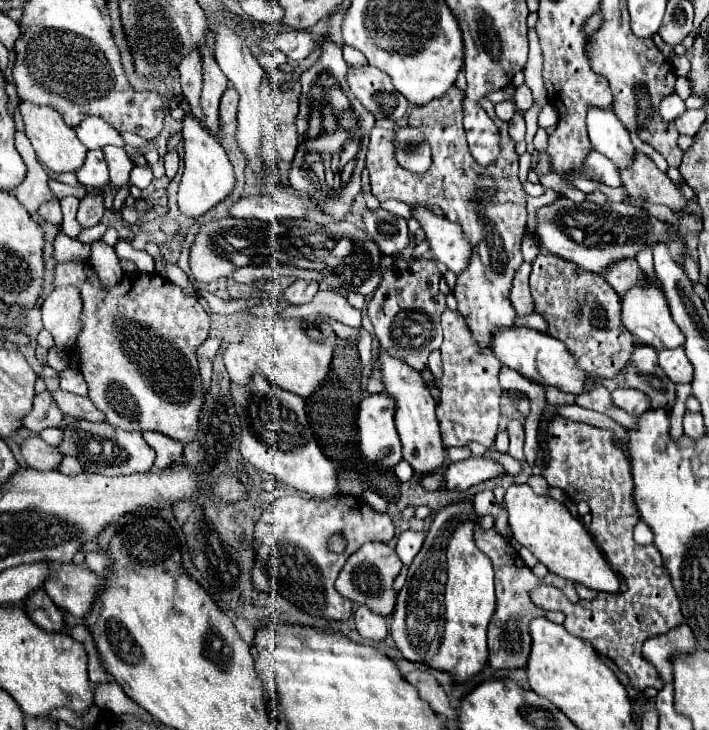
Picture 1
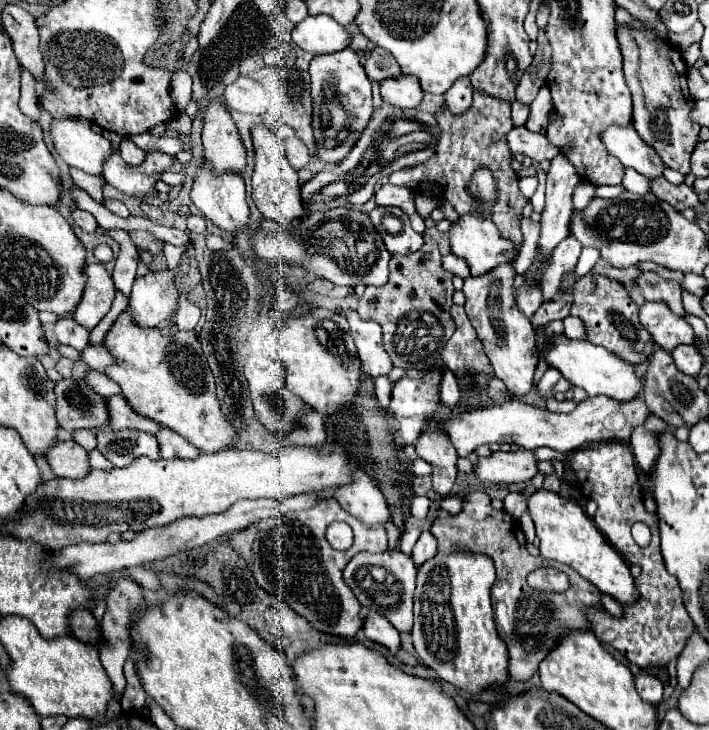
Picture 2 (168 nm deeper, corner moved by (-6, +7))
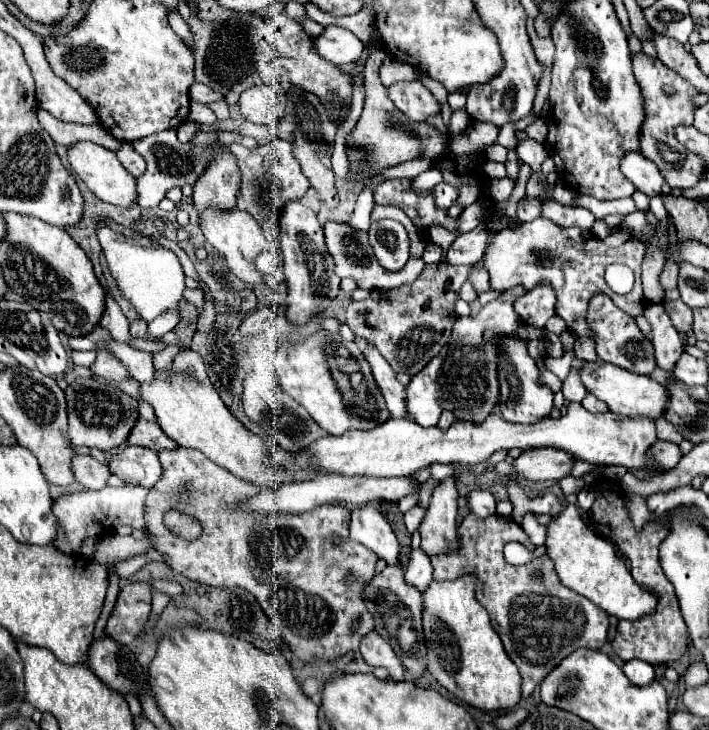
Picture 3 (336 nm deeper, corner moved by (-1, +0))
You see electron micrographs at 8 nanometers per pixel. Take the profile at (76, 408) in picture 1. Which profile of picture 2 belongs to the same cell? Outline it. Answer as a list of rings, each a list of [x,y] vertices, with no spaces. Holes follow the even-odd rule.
[[[113,395],[107,399],[107,405],[111,405],[111,429],[121,431],[121,429],[137,429],[137,431],[145,431],[155,435],[161,425],[151,421],[149,417],[139,415],[129,401],[123,395]]]

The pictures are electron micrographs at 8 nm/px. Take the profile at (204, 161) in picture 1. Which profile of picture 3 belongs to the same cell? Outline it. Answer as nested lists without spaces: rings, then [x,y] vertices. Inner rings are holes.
[[[208,208],[206,212],[200,214],[200,228],[202,228],[202,234],[206,236],[206,240],[218,250],[224,254],[226,262],[228,262],[228,268],[244,282],[248,284],[260,284],[260,282],[266,282],[264,276],[260,276],[252,264],[254,256],[268,248],[268,242],[258,226],[258,222],[246,212],[246,210],[240,210],[240,208],[232,208],[230,212],[222,212],[218,208]]]

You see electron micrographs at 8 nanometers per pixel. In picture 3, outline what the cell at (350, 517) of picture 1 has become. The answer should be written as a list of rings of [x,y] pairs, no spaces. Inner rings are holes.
[[[176,448],[176,450],[160,450],[158,452],[160,464],[162,464],[162,476],[158,484],[150,490],[146,500],[146,520],[148,520],[148,534],[156,540],[156,550],[164,554],[164,562],[174,568],[178,574],[210,584],[210,586],[236,586],[244,588],[250,594],[256,596],[266,616],[278,626],[282,640],[294,650],[294,654],[308,662],[310,658],[322,658],[322,660],[334,660],[338,656],[344,656],[350,650],[358,650],[360,640],[364,634],[374,630],[372,614],[366,610],[362,598],[360,598],[360,586],[348,588],[344,578],[348,570],[356,574],[356,578],[370,578],[374,576],[374,568],[378,562],[378,556],[370,552],[366,546],[356,544],[348,538],[348,522],[350,522],[350,508],[340,504],[326,504],[322,508],[316,508],[312,512],[306,512],[302,516],[292,514],[272,514],[272,516],[256,516],[256,514],[238,514],[232,512],[234,502],[246,500],[254,496],[256,488],[234,474],[226,472],[224,468],[210,462],[202,452],[188,450],[188,448]],[[182,482],[192,482],[194,488],[194,502],[180,504],[178,512],[188,514],[202,526],[202,536],[196,540],[184,540],[170,532],[170,528],[164,524],[164,514],[170,510],[176,510],[174,502],[170,500],[172,492],[180,488]],[[338,534],[342,538],[340,546],[332,546],[332,536]]]

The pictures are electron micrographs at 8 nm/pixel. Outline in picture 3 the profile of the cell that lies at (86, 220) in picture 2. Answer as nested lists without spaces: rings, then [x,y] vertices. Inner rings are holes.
[[[106,226],[96,228],[96,236],[100,240],[100,246],[104,248],[108,266],[112,276],[116,278],[122,294],[132,302],[136,312],[150,322],[164,310],[178,310],[178,302],[184,292],[184,272],[174,252],[160,248],[152,244],[146,238],[128,238],[122,236]]]

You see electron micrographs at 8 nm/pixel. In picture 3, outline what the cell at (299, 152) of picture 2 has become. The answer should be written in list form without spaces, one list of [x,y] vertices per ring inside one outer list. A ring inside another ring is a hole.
[[[272,140],[266,146],[248,150],[240,142],[232,142],[230,150],[238,156],[240,170],[242,170],[242,190],[238,196],[238,208],[246,210],[250,216],[254,216],[258,222],[276,224],[278,212],[288,200],[298,200],[306,194],[310,188],[310,182],[302,174],[302,168],[290,148],[284,140]]]

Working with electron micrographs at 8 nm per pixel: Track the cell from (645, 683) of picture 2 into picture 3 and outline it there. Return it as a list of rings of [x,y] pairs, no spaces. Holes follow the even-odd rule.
[[[630,660],[624,664],[624,674],[626,678],[634,684],[634,686],[644,686],[654,682],[654,670],[650,664],[646,664],[644,660]]]

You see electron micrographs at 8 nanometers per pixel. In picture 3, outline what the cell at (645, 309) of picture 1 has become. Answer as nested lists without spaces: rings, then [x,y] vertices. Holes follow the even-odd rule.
[[[648,304],[644,310],[644,318],[652,326],[650,342],[656,350],[656,364],[662,370],[670,372],[684,352],[684,344],[680,340],[680,334],[660,304]]]

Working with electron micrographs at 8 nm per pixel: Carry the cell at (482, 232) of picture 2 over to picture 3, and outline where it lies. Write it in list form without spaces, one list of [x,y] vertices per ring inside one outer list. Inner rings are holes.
[[[536,218],[534,222],[524,222],[514,230],[504,228],[500,232],[492,232],[482,258],[482,266],[490,276],[492,290],[508,290],[518,284],[530,290],[542,282],[552,284],[558,298],[556,314],[564,318],[564,322],[568,324],[570,330],[574,330],[576,336],[590,336],[590,328],[586,326],[584,314],[586,314],[588,300],[596,292],[606,292],[610,298],[614,298],[616,306],[630,316],[642,314],[644,310],[642,280],[640,280],[642,260],[644,260],[644,244],[640,244],[638,240],[626,240],[620,248],[606,248],[606,246],[598,246],[598,238],[592,236],[592,232],[588,230],[560,228],[548,218]],[[616,262],[630,266],[636,274],[634,290],[624,296],[612,292],[604,280],[606,266]]]

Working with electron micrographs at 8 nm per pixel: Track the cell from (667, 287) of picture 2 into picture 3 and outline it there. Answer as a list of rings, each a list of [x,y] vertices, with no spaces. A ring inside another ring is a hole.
[[[681,299],[673,302],[664,300],[662,306],[664,306],[664,310],[668,312],[668,316],[670,316],[670,320],[672,320],[672,324],[676,326],[678,332],[686,334],[686,332],[692,330],[692,310],[690,310]]]

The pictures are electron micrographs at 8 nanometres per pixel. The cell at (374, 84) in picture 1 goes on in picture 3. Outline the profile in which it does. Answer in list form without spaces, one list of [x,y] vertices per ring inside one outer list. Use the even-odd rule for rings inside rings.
[[[396,82],[388,88],[388,98],[396,104],[398,110],[402,110],[410,120],[424,122],[430,114],[440,112],[440,106],[436,98],[430,94],[430,90],[420,82]]]

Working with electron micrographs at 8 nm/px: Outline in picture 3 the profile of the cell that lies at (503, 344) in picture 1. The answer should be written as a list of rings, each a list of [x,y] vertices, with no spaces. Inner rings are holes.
[[[584,360],[578,374],[580,374],[580,380],[582,380],[586,392],[594,394],[598,400],[606,402],[608,408],[618,416],[628,416],[628,418],[644,416],[644,418],[656,420],[666,410],[666,388],[662,384],[658,384],[656,380],[652,380],[650,376],[626,372],[624,368],[618,368],[614,364],[606,364],[602,360],[596,360],[596,362]],[[586,364],[594,364],[594,368],[590,368],[590,372],[584,372]]]

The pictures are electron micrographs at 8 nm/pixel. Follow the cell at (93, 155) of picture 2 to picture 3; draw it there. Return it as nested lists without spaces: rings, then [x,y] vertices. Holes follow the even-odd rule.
[[[80,142],[72,144],[68,148],[68,164],[74,170],[74,174],[88,186],[88,190],[98,196],[104,202],[116,204],[116,206],[132,206],[136,196],[136,180],[126,172],[126,168],[118,162],[116,154],[108,148],[102,148],[94,142]]]

